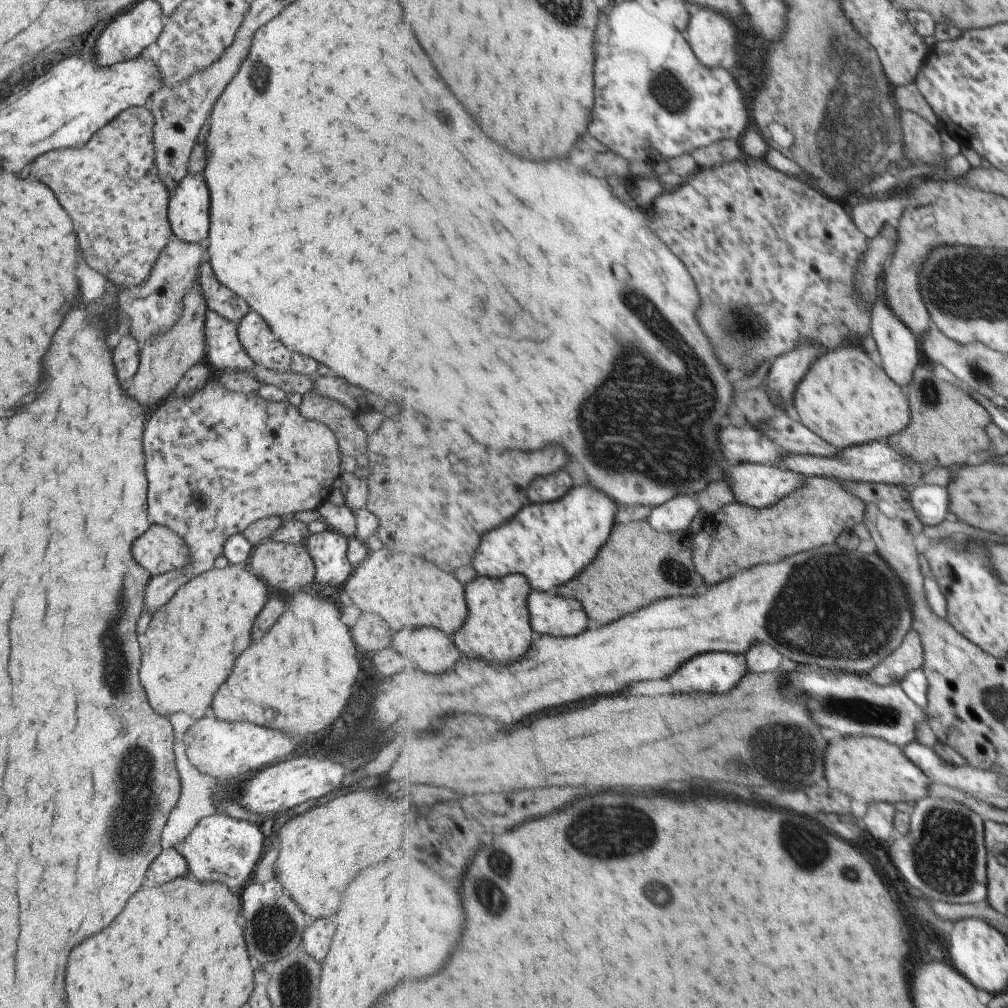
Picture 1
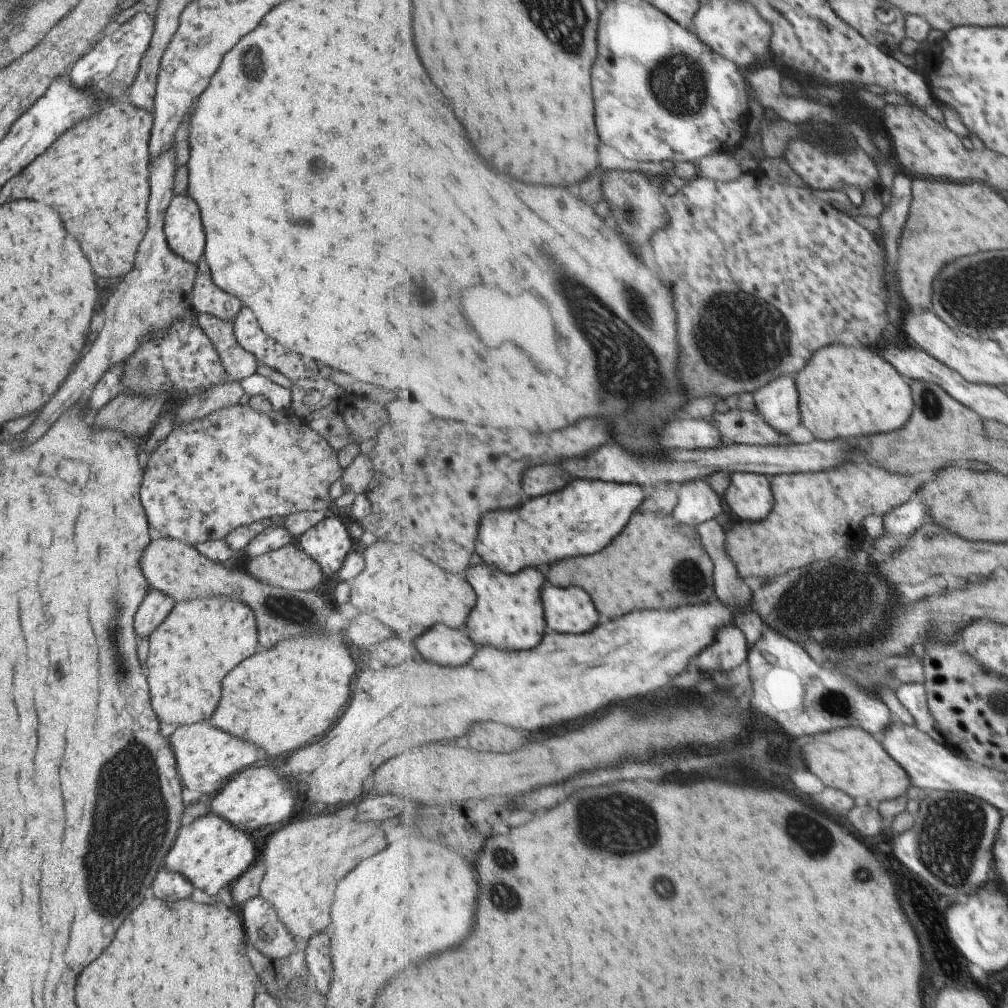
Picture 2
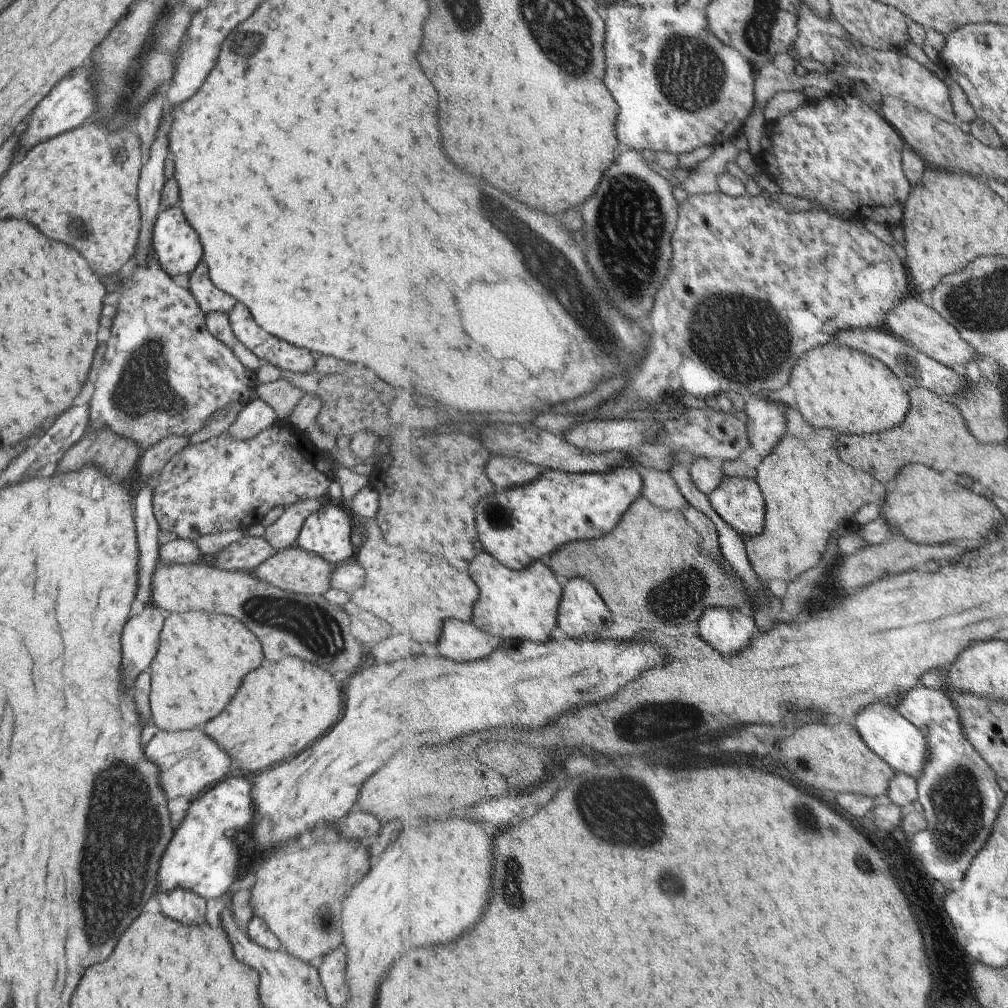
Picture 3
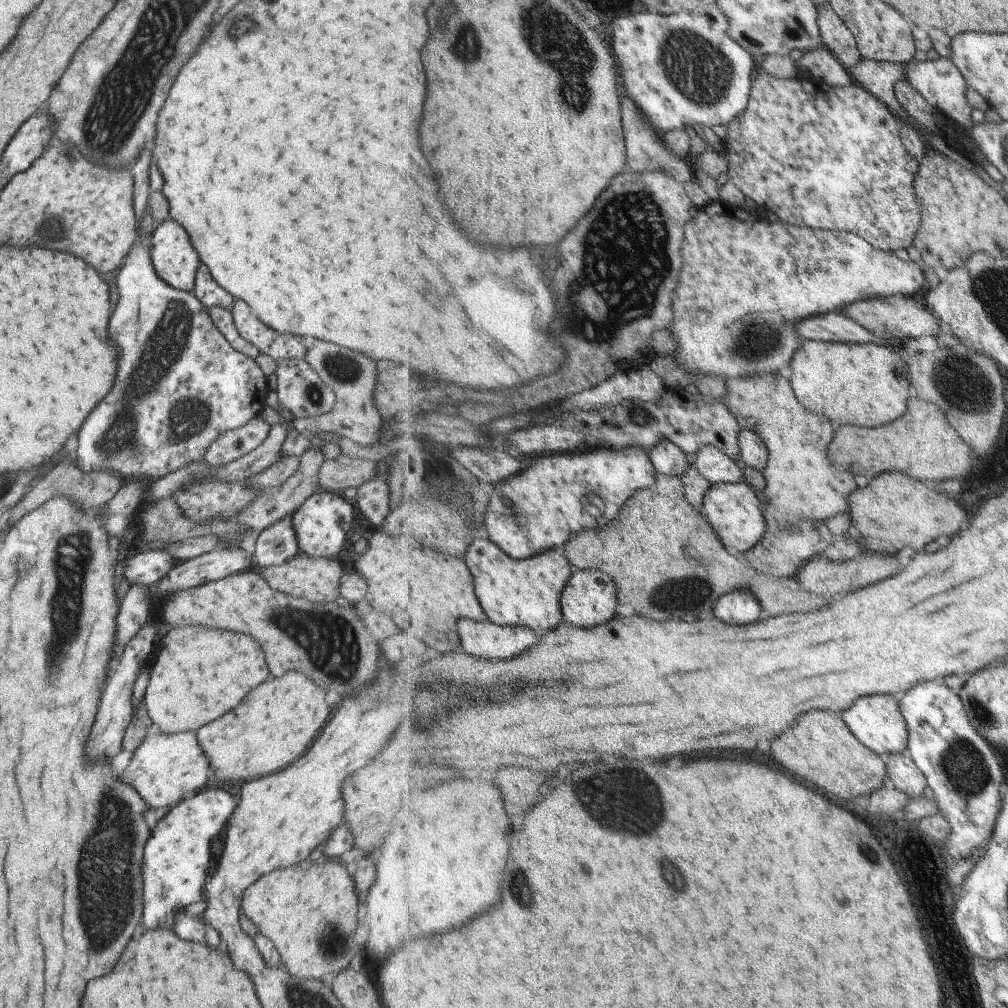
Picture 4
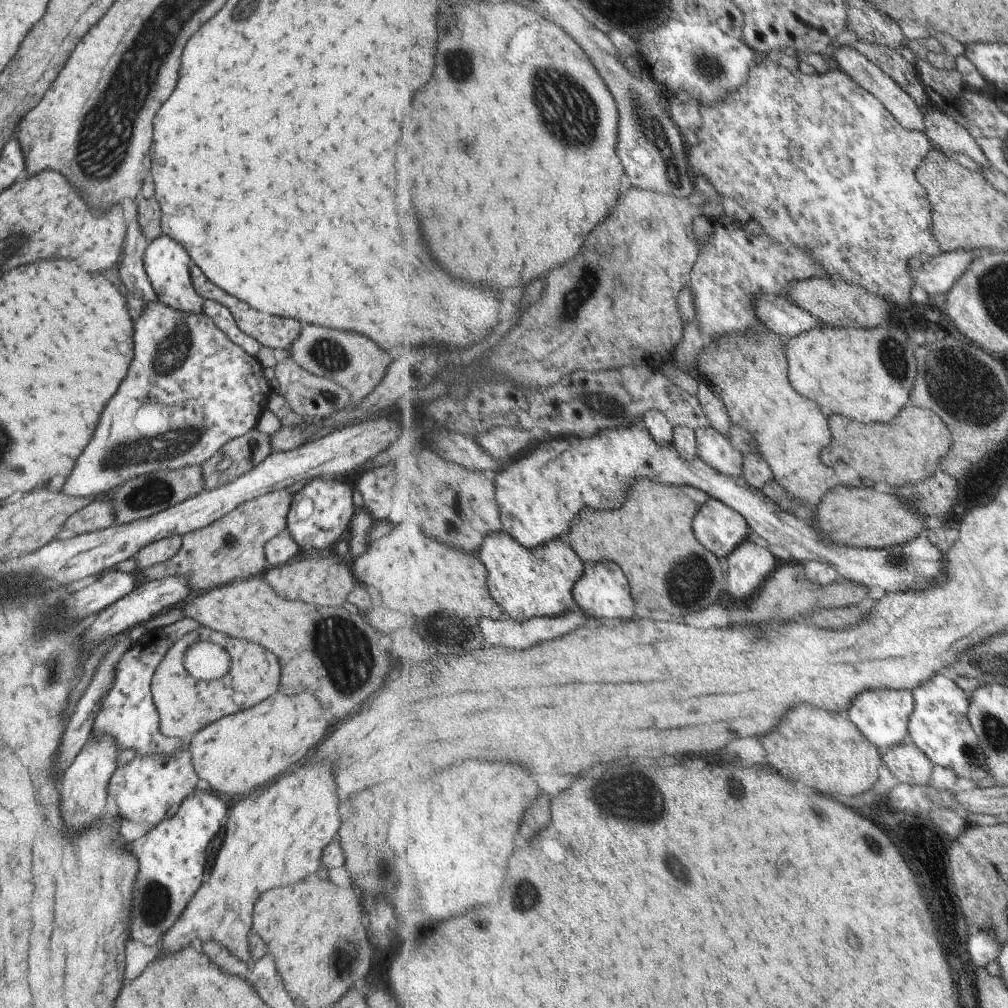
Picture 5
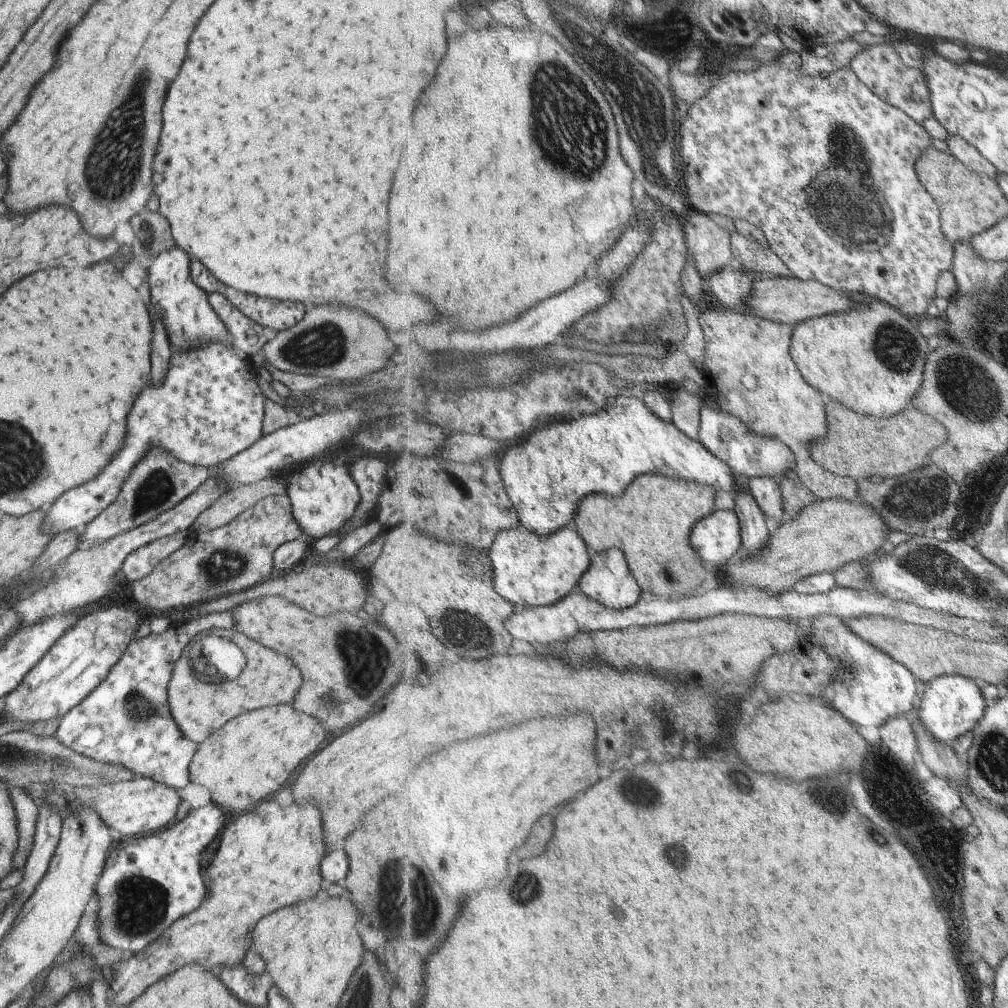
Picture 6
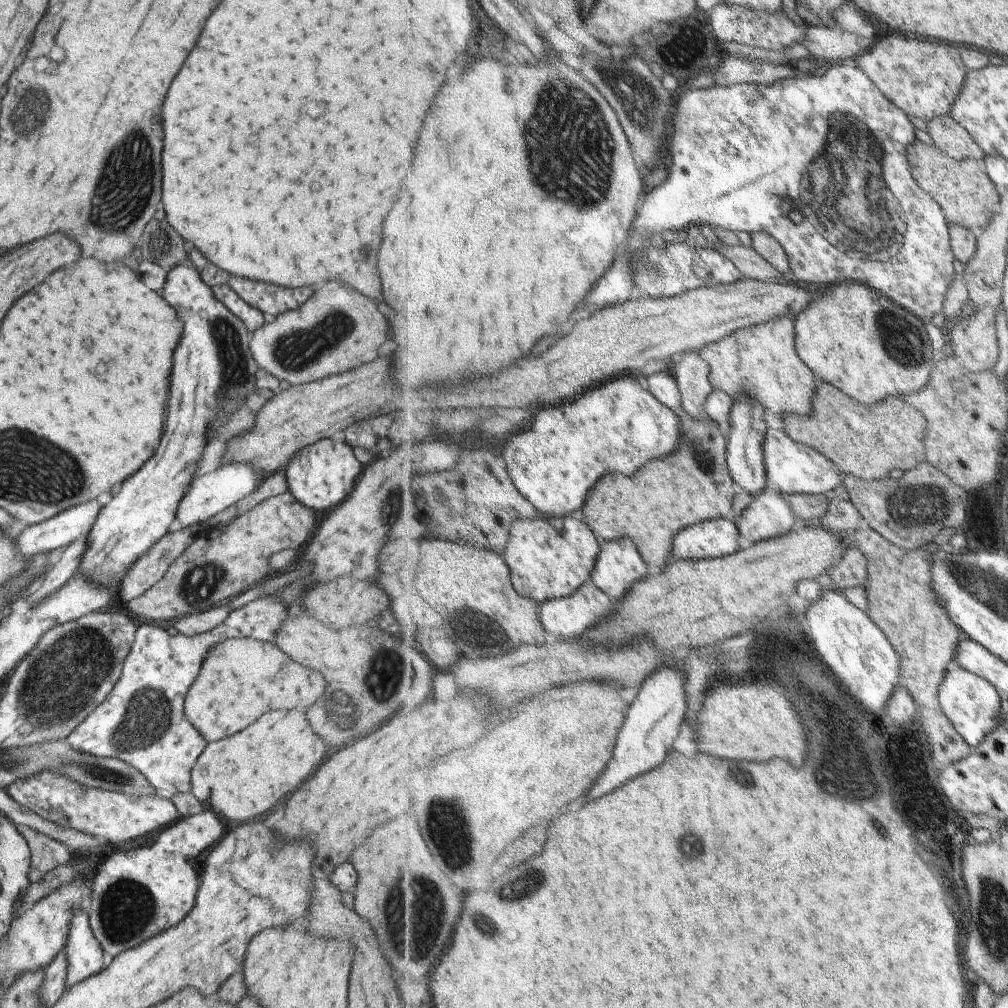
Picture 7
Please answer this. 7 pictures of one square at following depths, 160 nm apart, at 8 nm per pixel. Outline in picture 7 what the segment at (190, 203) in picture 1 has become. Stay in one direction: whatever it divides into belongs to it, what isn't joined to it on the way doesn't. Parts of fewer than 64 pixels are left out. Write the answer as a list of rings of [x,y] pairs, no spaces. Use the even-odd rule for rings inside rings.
[[[189,262],[179,263],[166,271],[165,282],[159,294],[182,320],[182,333],[172,358],[174,363],[170,372],[170,390],[167,392],[162,438],[153,456],[119,484],[102,504],[96,521],[85,536],[86,543],[78,562],[78,572],[87,581],[102,589],[113,587],[114,593],[130,567],[169,532],[169,524],[176,516],[179,501],[195,478],[197,464],[208,440],[206,433],[218,422],[223,423],[228,418],[228,413],[241,407],[249,394],[257,390],[253,375],[258,366],[248,347],[249,334],[244,322],[213,296],[212,290],[201,280]]]

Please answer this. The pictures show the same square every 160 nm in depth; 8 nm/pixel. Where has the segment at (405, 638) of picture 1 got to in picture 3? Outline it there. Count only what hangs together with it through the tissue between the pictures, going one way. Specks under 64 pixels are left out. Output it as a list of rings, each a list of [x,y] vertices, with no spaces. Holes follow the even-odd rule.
[[[447,620],[439,650],[453,660],[479,660],[487,658],[503,644],[501,638],[487,634],[474,621]]]

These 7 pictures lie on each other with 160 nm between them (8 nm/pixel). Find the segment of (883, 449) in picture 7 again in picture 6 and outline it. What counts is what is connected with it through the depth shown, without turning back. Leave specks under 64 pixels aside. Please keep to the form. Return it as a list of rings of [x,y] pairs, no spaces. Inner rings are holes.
[[[831,400],[827,406],[829,434],[805,444],[811,458],[825,469],[844,477],[864,480],[871,476],[900,477],[918,471],[933,462],[933,452],[947,440],[946,425],[938,418],[911,404],[891,418],[873,418],[849,410],[845,404]]]

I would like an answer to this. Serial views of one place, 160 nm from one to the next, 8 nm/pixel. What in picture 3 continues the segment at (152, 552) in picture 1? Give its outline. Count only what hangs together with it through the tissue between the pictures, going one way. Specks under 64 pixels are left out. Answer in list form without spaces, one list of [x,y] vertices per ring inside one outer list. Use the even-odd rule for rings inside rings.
[[[157,560],[150,578],[150,604],[159,607],[164,614],[181,614],[189,611],[203,611],[215,615],[231,616],[239,620],[247,630],[251,630],[263,646],[263,654],[271,662],[279,662],[285,656],[295,656],[319,668],[327,668],[329,674],[351,674],[361,658],[361,642],[357,642],[349,634],[349,620],[347,614],[329,604],[323,595],[300,595],[290,593],[276,586],[257,580],[253,573],[248,571],[222,571],[207,564],[180,564],[165,565]]]

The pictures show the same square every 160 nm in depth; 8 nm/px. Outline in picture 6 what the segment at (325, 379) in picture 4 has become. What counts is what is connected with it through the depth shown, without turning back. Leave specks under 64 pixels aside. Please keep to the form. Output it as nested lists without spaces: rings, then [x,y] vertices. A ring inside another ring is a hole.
[[[321,304],[311,306],[298,323],[285,330],[275,331],[275,336],[261,348],[265,359],[279,370],[296,374],[323,376],[331,382],[355,381],[369,372],[379,370],[395,352],[393,342],[375,318],[363,310]]]

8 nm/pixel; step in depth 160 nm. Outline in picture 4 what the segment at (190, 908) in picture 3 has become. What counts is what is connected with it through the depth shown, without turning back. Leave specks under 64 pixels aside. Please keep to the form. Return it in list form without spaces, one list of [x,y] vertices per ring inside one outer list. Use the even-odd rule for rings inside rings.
[[[185,910],[178,911],[172,919],[173,928],[177,932],[179,938],[183,940],[193,940],[193,942],[201,942],[207,944],[211,948],[217,948],[219,942],[222,942],[218,932],[202,923],[200,914],[187,914]]]

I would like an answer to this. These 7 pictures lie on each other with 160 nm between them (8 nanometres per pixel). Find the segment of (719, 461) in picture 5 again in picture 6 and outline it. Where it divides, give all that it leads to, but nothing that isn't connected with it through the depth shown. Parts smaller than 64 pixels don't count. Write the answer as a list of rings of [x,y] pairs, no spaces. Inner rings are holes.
[[[710,401],[702,408],[700,440],[721,460],[724,460],[737,476],[771,477],[782,481],[789,470],[795,472],[796,456],[779,437],[762,435],[752,431],[748,424],[731,411],[711,408]]]

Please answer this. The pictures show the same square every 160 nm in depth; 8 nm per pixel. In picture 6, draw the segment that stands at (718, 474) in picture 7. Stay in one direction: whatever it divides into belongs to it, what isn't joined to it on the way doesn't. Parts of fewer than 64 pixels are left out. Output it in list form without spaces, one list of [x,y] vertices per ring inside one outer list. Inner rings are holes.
[[[647,473],[639,476],[639,480],[635,480],[635,484],[631,484],[623,496],[587,496],[579,508],[577,530],[587,544],[591,544],[591,552],[606,551],[611,546],[623,548],[641,586],[651,586],[657,582],[658,594],[669,598],[701,595],[708,580],[714,578],[716,569],[703,564],[691,544],[690,536],[700,520],[718,510],[715,492],[717,489],[713,485],[678,479],[663,473]]]

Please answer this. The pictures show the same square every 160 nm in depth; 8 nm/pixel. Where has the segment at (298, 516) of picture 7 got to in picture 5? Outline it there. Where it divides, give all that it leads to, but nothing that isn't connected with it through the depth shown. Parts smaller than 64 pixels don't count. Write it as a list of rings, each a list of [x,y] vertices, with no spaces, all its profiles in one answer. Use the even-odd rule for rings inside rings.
[[[283,488],[275,492],[265,492],[257,498],[251,498],[231,512],[227,512],[208,526],[193,530],[182,537],[179,551],[166,562],[153,564],[142,573],[148,580],[159,580],[165,576],[183,576],[194,589],[194,593],[229,583],[233,580],[245,580],[251,576],[259,576],[265,564],[263,546],[267,540],[286,529],[286,515],[291,498],[296,491]]]

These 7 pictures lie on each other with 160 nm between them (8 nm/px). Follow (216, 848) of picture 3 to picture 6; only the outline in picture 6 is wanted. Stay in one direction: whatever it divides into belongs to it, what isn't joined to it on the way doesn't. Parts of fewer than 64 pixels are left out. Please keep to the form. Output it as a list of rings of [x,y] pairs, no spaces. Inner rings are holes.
[[[213,802],[191,809],[183,820],[173,821],[155,834],[130,837],[127,842],[117,839],[105,859],[102,873],[96,882],[98,934],[100,940],[115,950],[137,953],[152,943],[177,918],[193,912],[203,900],[206,884],[201,876],[200,852],[219,835],[223,827],[223,812]]]

